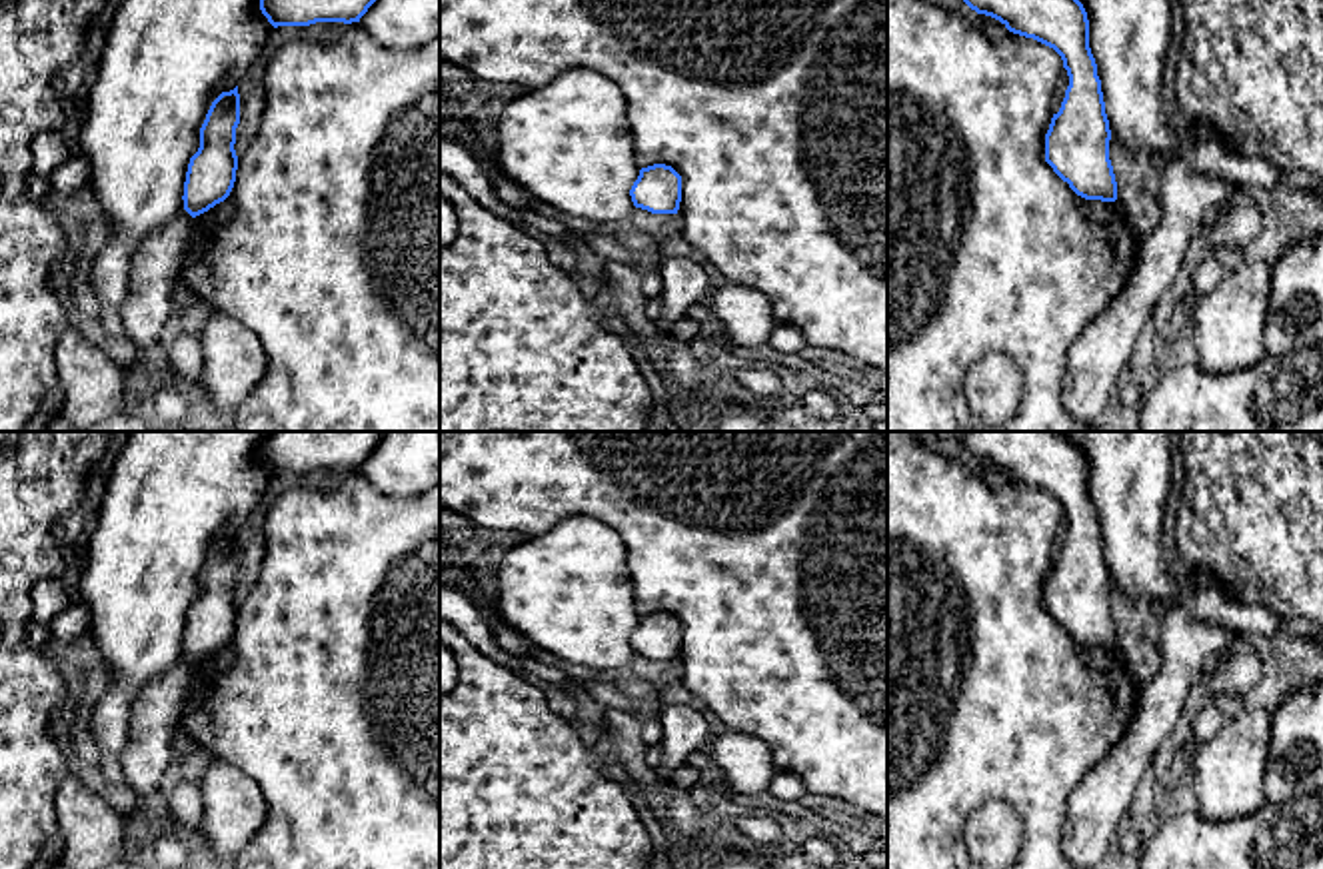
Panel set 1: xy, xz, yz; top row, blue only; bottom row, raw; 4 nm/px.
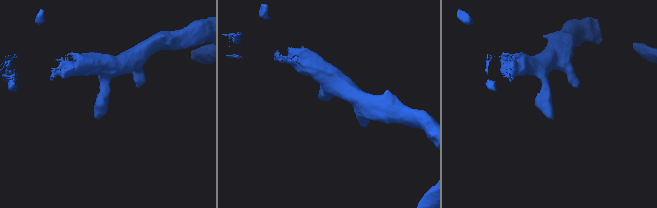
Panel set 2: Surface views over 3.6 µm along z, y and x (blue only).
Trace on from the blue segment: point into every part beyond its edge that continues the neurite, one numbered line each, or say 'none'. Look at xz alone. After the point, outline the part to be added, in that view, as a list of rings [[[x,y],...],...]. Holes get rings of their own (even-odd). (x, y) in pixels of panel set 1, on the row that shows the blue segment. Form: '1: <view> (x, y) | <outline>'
none

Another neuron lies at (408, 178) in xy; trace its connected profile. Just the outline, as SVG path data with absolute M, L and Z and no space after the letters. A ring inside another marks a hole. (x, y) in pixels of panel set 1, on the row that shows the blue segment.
M352 22L336 42L292 40L270 58L264 96L266 110L250 148L238 156L234 188L224 202L194 218L186 264L180 274L180 280L202 304L246 326L260 340L266 354L264 378L254 396L244 400L226 420L226 426L232 432L440 432L440 36L418 50L390 50L378 44L358 22Z

